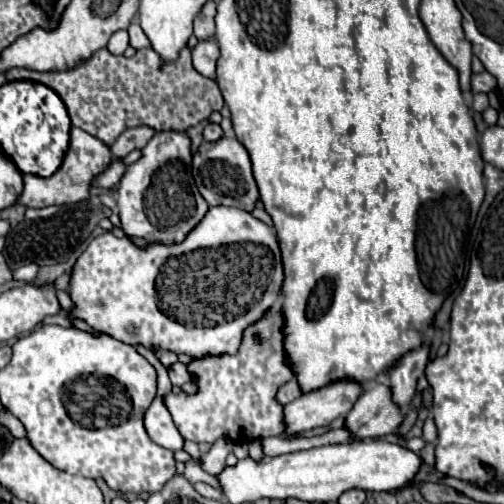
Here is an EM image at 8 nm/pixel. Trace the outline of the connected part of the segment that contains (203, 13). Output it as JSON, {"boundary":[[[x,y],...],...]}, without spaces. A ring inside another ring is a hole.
{"boundary":[[[209,1],[203,5],[199,15],[195,17],[195,37],[201,39],[213,39],[215,35],[215,1]]]}

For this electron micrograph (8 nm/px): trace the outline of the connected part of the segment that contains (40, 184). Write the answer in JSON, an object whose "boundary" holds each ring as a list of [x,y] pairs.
{"boundary":[[[73,127],[71,129],[71,139],[69,139],[69,149],[67,155],[63,159],[63,165],[59,167],[59,171],[53,177],[35,177],[35,175],[25,175],[23,177],[23,193],[19,197],[19,203],[23,207],[31,207],[31,209],[43,209],[43,207],[51,207],[51,205],[69,205],[69,203],[81,203],[81,201],[89,201],[91,199],[91,187],[93,187],[93,179],[103,175],[105,169],[111,163],[111,149],[95,139],[93,135],[85,133],[83,129]]]}

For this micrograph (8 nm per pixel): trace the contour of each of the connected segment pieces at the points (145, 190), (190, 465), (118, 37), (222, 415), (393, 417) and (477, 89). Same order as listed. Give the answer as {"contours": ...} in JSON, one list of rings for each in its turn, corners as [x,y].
{"contours":[[[[161,131],[143,147],[143,157],[127,167],[119,183],[119,217],[121,227],[131,237],[141,237],[147,243],[175,245],[181,243],[209,211],[207,201],[199,195],[191,173],[191,147],[183,133]]],[[[191,459],[191,461],[187,461],[187,463],[185,463],[185,470],[183,475],[184,477],[187,477],[187,481],[189,481],[189,483],[205,481],[205,483],[209,483],[209,485],[213,485],[213,487],[219,487],[219,489],[221,489],[219,481],[217,481],[215,477],[207,475],[203,469],[199,469],[199,463],[197,463],[195,459]]],[[[117,31],[115,35],[111,35],[109,43],[107,43],[107,49],[113,53],[113,55],[123,55],[123,51],[129,47],[129,35],[127,31]]],[[[265,313],[243,331],[243,341],[235,355],[207,355],[187,365],[187,371],[197,383],[197,393],[169,393],[165,397],[165,405],[183,439],[195,443],[215,443],[217,439],[247,443],[283,435],[283,405],[277,401],[277,391],[295,377],[287,363],[283,327],[283,313]]],[[[369,383],[353,409],[345,417],[353,437],[369,439],[387,433],[397,433],[405,415],[401,407],[393,401],[391,387],[383,383]]],[[[487,71],[479,73],[479,75],[471,75],[471,91],[473,93],[489,93],[495,87],[495,77]]]]}

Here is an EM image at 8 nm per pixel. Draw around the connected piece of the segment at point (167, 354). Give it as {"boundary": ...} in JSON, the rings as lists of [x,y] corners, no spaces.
{"boundary":[[[153,347],[151,351],[165,367],[170,367],[173,363],[178,361],[177,355],[173,352],[162,350],[157,347]]]}

